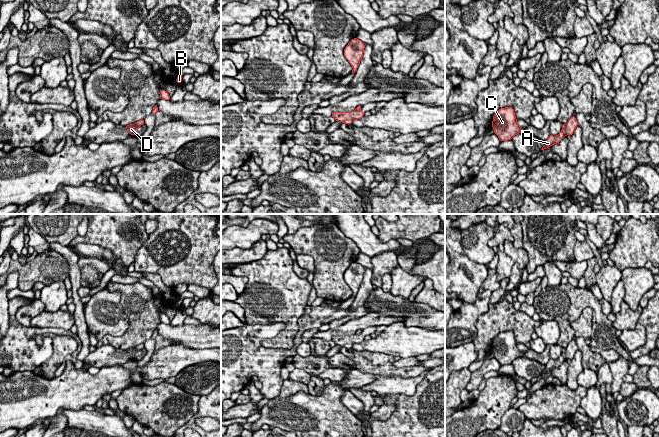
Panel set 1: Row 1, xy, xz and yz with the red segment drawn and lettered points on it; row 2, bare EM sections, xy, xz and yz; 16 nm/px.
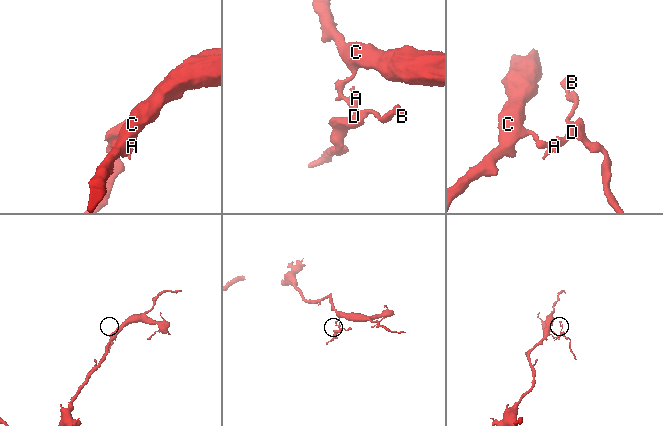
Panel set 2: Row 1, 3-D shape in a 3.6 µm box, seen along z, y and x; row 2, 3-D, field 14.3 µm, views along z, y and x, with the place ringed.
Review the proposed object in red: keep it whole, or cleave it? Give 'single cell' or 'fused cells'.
fused cells

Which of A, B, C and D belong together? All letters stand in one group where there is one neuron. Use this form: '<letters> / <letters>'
A B C / D

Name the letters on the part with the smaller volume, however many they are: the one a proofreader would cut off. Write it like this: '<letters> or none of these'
D

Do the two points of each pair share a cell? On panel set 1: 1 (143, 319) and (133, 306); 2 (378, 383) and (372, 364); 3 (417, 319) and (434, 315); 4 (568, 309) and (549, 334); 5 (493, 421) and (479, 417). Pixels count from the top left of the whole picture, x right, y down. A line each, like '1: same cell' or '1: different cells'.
1: same cell
2: different cells
3: same cell
4: different cells
5: same cell

